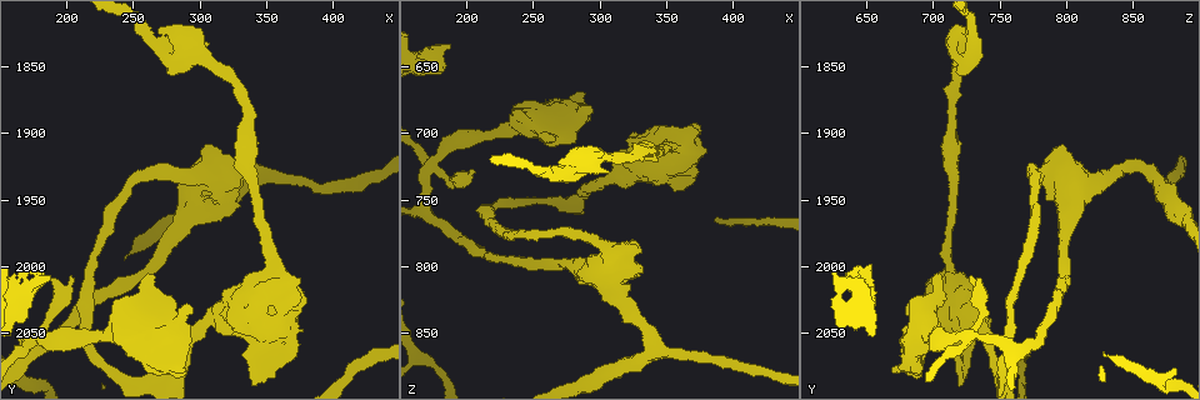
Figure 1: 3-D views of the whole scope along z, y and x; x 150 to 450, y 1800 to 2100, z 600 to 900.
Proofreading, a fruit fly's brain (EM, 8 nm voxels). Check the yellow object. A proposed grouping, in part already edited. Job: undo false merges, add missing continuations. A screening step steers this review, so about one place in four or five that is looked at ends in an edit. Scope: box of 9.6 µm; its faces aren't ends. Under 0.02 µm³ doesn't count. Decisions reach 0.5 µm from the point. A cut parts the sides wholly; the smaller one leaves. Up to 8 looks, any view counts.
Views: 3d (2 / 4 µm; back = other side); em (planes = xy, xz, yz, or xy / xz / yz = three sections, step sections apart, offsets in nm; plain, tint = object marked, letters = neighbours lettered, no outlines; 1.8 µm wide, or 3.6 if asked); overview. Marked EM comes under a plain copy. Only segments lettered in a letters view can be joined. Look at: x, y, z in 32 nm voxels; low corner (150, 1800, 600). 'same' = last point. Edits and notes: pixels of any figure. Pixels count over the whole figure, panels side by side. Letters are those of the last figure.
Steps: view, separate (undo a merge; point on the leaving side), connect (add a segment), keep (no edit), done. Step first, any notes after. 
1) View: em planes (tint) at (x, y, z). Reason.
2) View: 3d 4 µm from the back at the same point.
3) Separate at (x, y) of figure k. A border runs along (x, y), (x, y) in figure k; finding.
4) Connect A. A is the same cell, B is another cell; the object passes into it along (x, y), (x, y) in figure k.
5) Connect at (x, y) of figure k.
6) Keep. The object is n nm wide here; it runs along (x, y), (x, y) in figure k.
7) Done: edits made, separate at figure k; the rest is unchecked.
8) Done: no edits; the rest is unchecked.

View: 3d 4 µm at (280, 2032, 698). Touches itself.

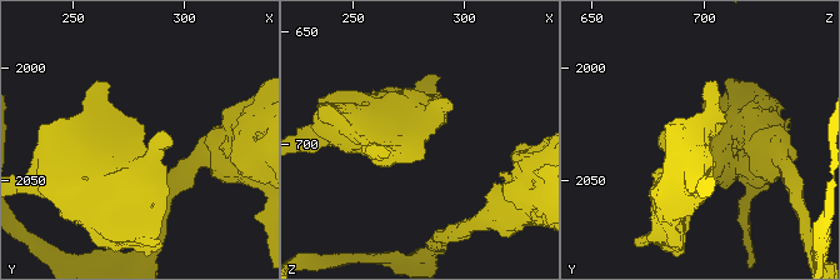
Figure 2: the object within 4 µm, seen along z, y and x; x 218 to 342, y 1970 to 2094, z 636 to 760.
View: em planes (letters) at (279, 2032, 700).

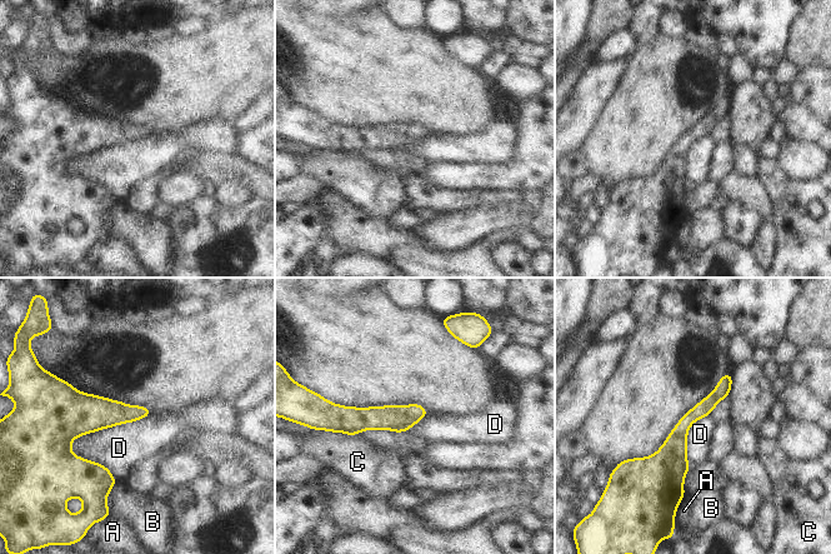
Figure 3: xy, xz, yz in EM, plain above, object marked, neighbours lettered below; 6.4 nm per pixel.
Keep. A, B, C and D are other cells; it runs along (729, 377), (679, 433), (676, 490) in figure 3; one cell here.

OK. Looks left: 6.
View: em xy step 4 (letters) at (338, 2080, 720). An open end.

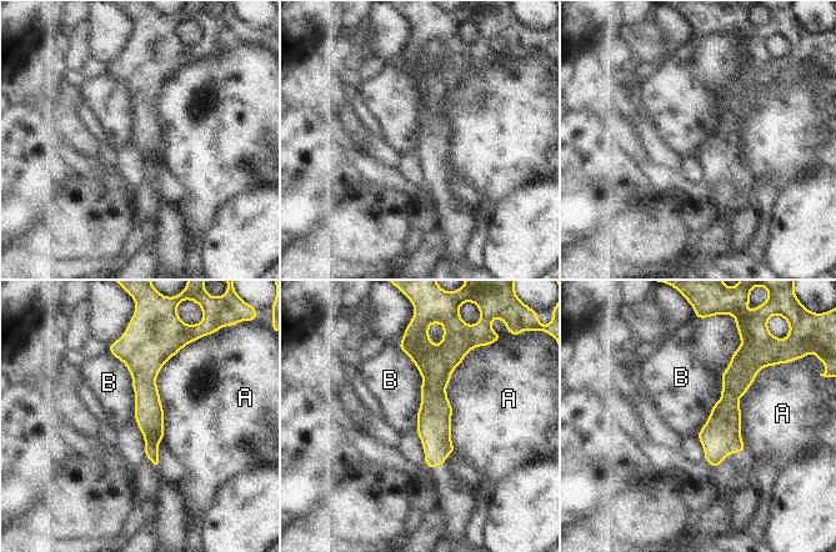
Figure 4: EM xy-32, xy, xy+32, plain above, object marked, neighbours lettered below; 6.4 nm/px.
View: em planes (letters) at the same point.

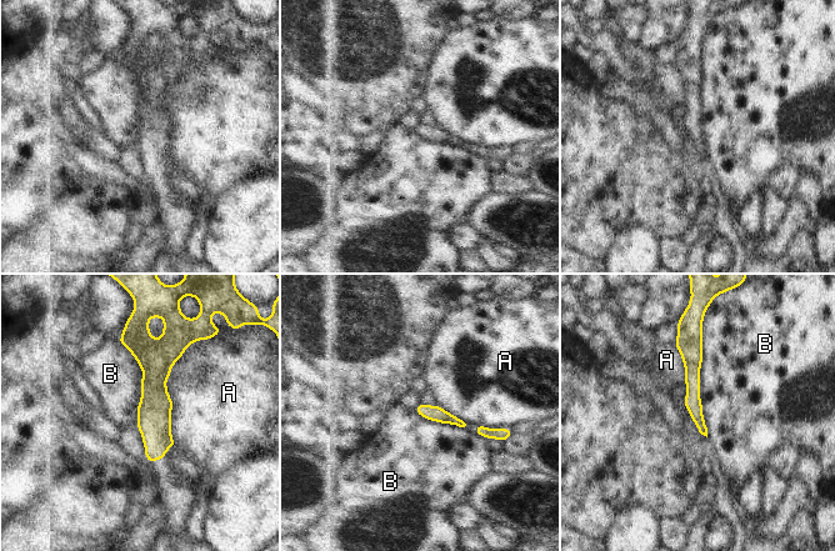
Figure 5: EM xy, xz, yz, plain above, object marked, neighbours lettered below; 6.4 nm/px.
Keep. A and B are other cells; a border runs along (701, 327), (700, 402), (708, 436) in figure 5; none of them fits.

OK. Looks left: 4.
View: em xy step 4 (tint) at (174, 2054, 726). Four-way junction.

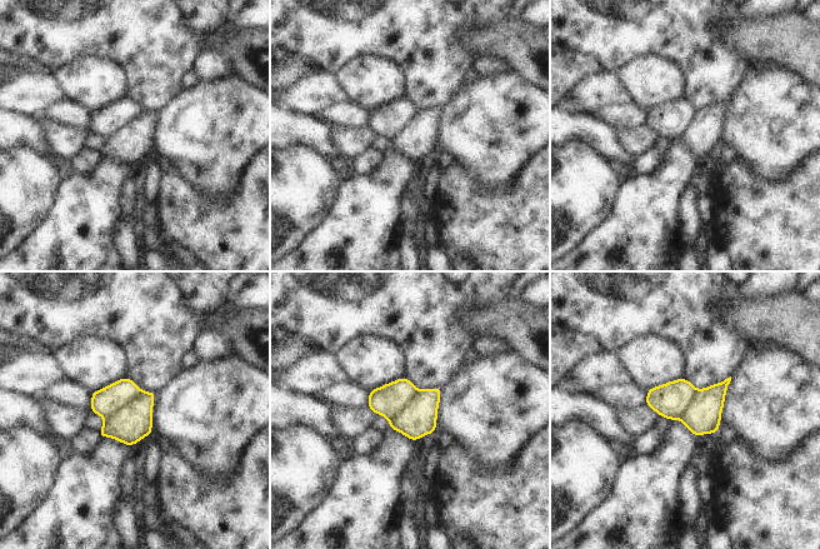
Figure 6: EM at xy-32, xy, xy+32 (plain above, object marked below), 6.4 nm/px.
View: em planes (letters) at the same point. Cut it another way.

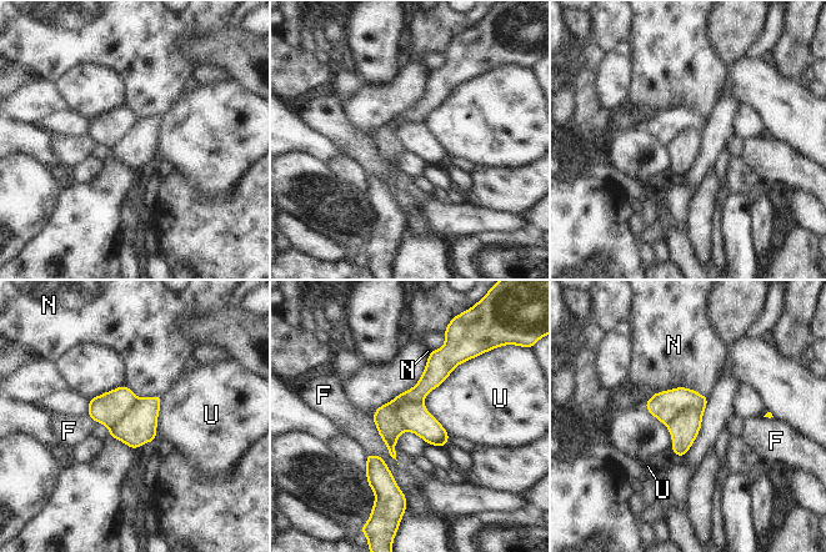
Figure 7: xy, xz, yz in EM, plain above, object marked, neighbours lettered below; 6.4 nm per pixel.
Separate at (415, 417) of figure 7. F, N and U are other cells; a border runs along (422, 402), (396, 409), (405, 430) in figure 7; a second cell is stuck on.

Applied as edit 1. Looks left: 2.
Done: edits made, separate at figure 7; the rest is unchecked.

